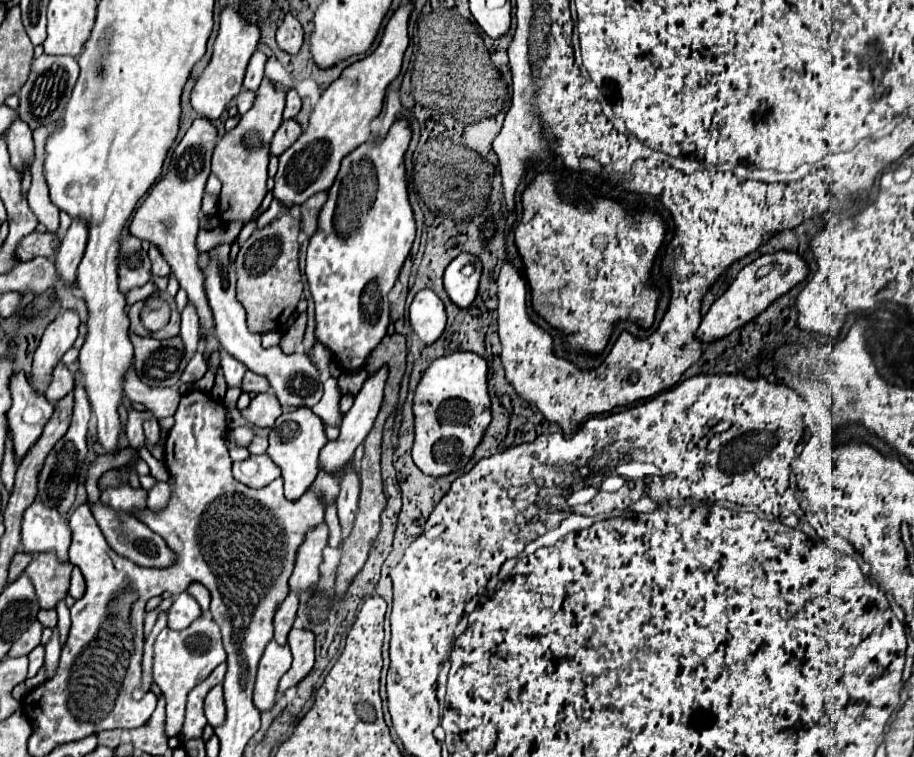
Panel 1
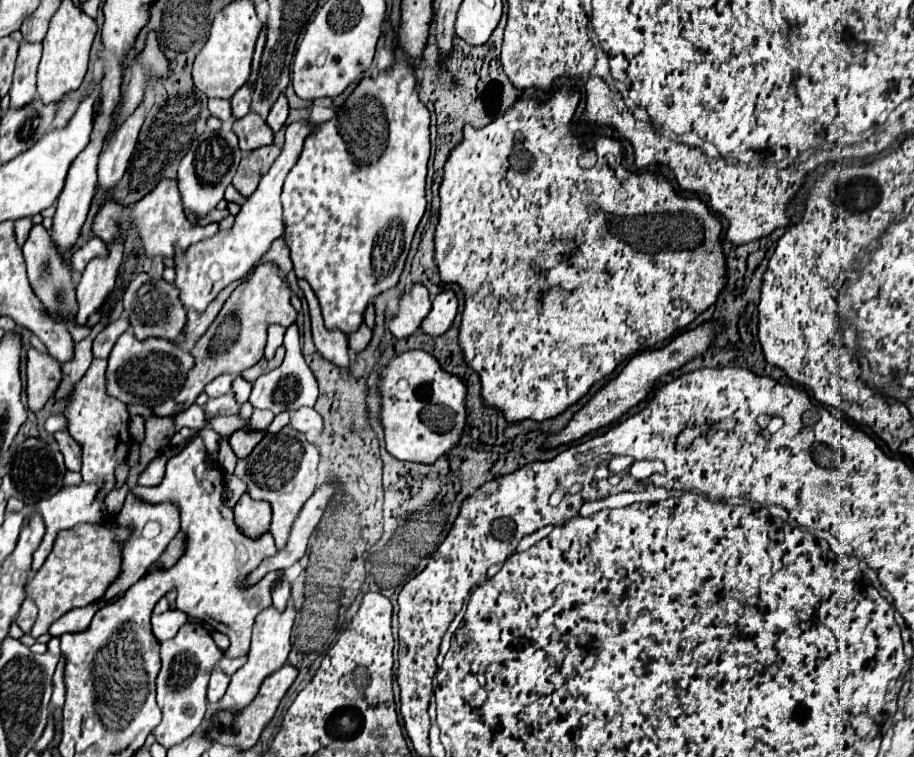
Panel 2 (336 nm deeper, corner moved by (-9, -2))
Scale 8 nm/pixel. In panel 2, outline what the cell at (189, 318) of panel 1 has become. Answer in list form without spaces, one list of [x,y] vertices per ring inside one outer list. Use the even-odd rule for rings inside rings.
[[[299,120],[299,122],[289,124],[279,158],[275,160],[271,170],[261,178],[257,190],[241,206],[241,212],[237,214],[233,228],[229,232],[219,230],[213,238],[205,238],[189,246],[187,252],[175,254],[175,264],[177,264],[175,286],[179,288],[181,302],[187,310],[205,312],[205,308],[215,300],[215,296],[231,282],[247,276],[251,266],[255,266],[255,262],[263,258],[267,248],[271,248],[271,242],[283,234],[283,206],[281,206],[283,182],[289,170],[295,166],[295,160],[299,160],[301,156],[303,140],[311,136],[315,128],[319,128],[319,124],[311,120]]]

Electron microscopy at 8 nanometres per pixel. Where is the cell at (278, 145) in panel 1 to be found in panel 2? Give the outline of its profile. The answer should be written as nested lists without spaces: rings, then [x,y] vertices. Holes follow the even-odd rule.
[[[277,144],[261,146],[257,150],[251,150],[249,156],[245,156],[239,164],[239,170],[233,178],[233,186],[243,194],[251,196],[257,190],[257,184],[265,172],[269,172],[271,164],[275,162],[275,156],[279,154]]]

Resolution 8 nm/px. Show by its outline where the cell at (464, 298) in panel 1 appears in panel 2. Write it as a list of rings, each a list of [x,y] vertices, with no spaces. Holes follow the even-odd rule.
[[[445,290],[435,296],[433,300],[433,312],[423,320],[421,330],[429,336],[441,336],[449,330],[457,316],[457,294],[455,290]]]

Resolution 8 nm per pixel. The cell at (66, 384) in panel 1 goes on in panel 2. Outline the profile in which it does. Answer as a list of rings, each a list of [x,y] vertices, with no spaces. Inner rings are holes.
[[[35,348],[27,352],[27,406],[33,412],[39,412],[47,400],[55,394],[61,380],[61,364],[49,356],[41,354]]]

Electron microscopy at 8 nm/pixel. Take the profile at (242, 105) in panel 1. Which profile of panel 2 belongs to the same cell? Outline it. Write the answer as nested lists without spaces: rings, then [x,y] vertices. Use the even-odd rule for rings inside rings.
[[[211,98],[211,100],[209,100],[209,112],[211,112],[213,116],[217,116],[219,120],[223,120],[223,122],[233,120],[231,100],[225,100],[225,98]]]

